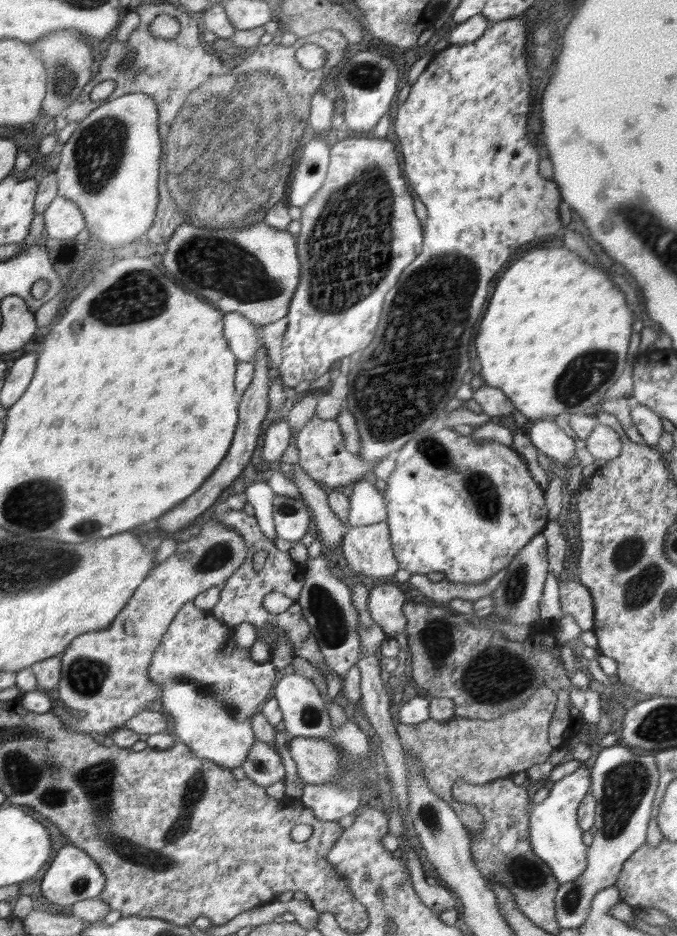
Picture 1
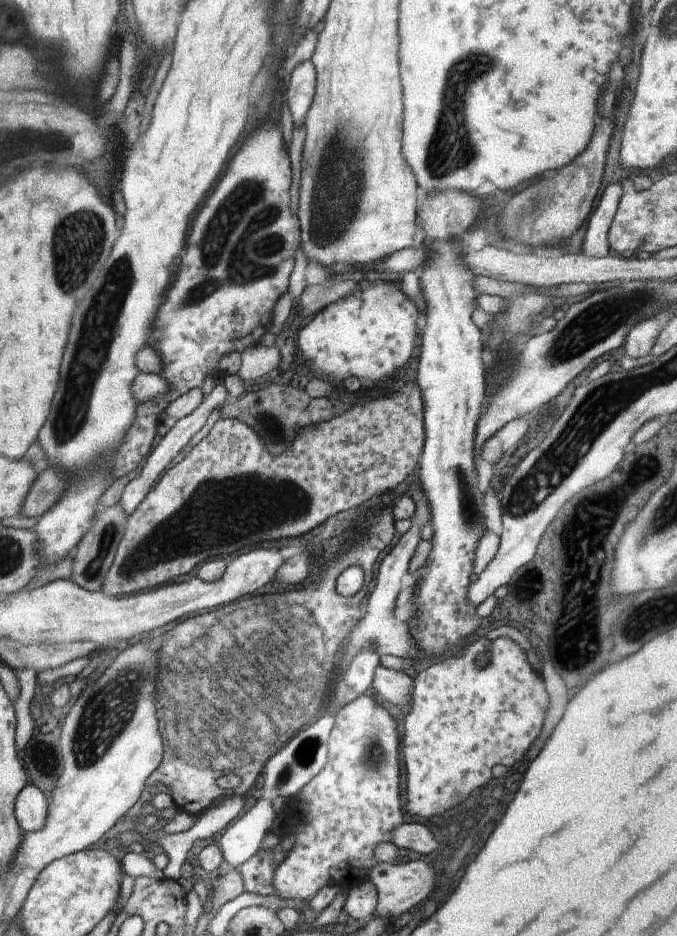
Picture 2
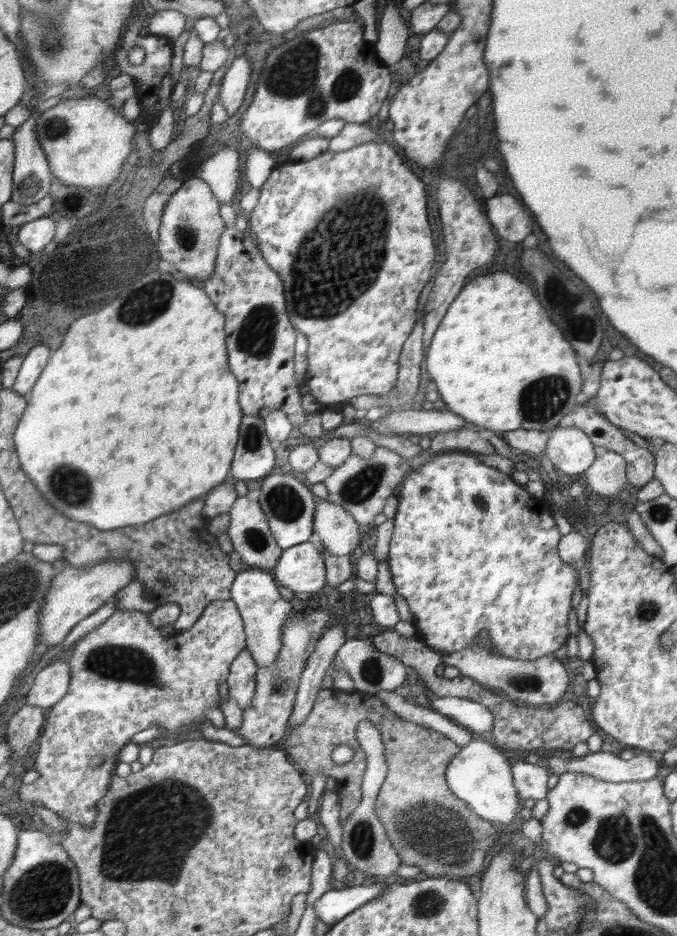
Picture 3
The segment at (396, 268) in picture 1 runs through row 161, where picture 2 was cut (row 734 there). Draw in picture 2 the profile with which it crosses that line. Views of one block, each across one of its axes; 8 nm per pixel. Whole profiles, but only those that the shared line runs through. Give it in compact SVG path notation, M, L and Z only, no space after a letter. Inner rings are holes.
M369 692L338 708L335 723L328 740L328 754L324 768L295 797L295 814L291 809L283 817L287 823L287 832L295 835L294 845L280 863L272 884L276 896L286 899L298 899L308 902L326 885L343 881L347 868L370 870L378 864L374 848L392 840L392 830L404 824L400 788L398 788L398 726L394 720L394 711L375 694Z

